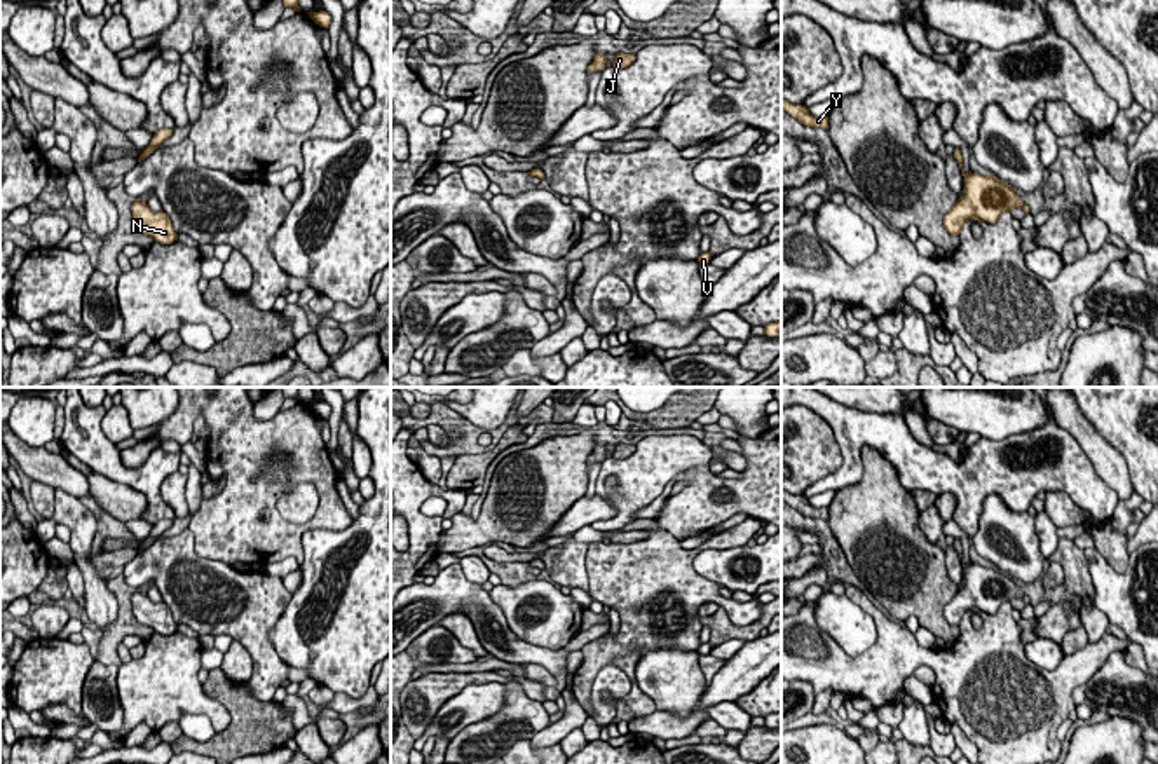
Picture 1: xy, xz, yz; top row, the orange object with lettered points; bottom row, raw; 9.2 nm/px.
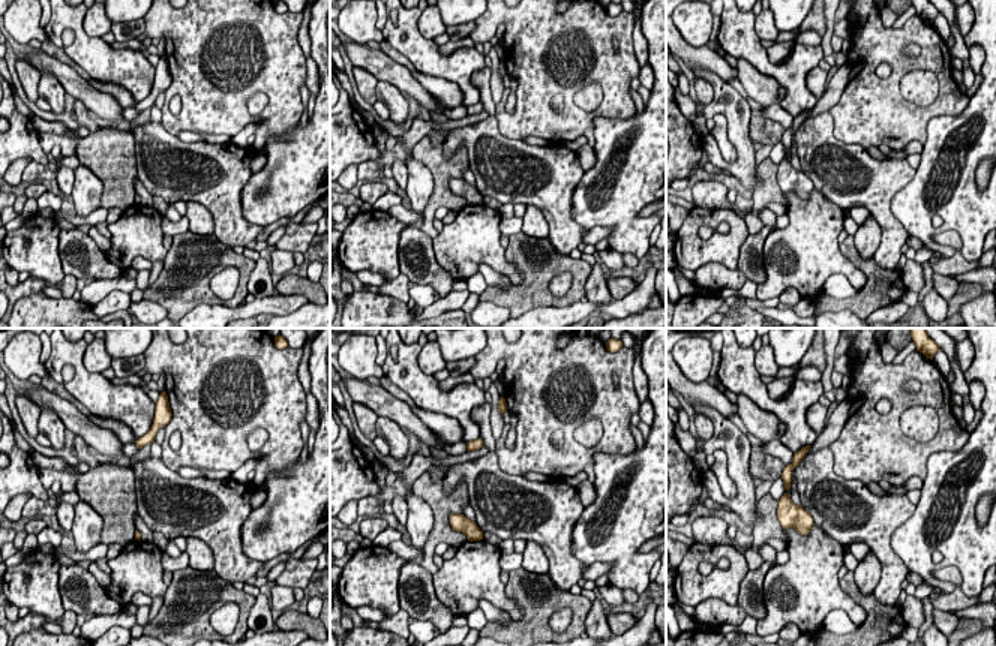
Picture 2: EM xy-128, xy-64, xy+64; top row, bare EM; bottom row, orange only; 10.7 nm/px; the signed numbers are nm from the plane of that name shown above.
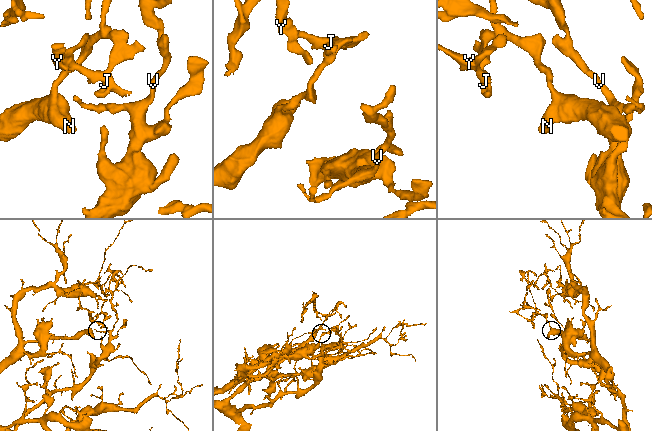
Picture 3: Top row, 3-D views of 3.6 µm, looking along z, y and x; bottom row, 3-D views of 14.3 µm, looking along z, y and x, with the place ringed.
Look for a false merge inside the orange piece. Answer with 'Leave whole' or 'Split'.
Split

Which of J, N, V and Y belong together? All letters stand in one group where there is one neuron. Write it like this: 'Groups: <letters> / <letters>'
Groups: J Y / N V

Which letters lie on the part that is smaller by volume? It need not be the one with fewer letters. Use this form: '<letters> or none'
J, Y

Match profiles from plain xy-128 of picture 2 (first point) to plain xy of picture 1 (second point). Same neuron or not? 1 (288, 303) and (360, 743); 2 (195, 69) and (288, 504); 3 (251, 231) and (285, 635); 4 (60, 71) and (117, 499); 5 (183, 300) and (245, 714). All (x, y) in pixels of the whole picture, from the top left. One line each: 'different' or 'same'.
1: same
2: different
3: different
4: different
5: same

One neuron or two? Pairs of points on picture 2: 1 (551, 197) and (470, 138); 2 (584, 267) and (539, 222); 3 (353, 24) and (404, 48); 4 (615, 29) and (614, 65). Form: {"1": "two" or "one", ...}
{"1": "one", "2": "two", "3": "two", "4": "one"}

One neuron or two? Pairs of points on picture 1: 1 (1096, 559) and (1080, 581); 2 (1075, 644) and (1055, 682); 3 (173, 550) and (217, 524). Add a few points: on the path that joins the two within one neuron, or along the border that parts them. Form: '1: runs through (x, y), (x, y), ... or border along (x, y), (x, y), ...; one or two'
1: border along (1083, 552), (1094, 588), (1094, 606), (1099, 611); two
2: border along (1089, 644), (1064, 656); two
3: border along (187, 529), (201, 557), (227, 562); two

